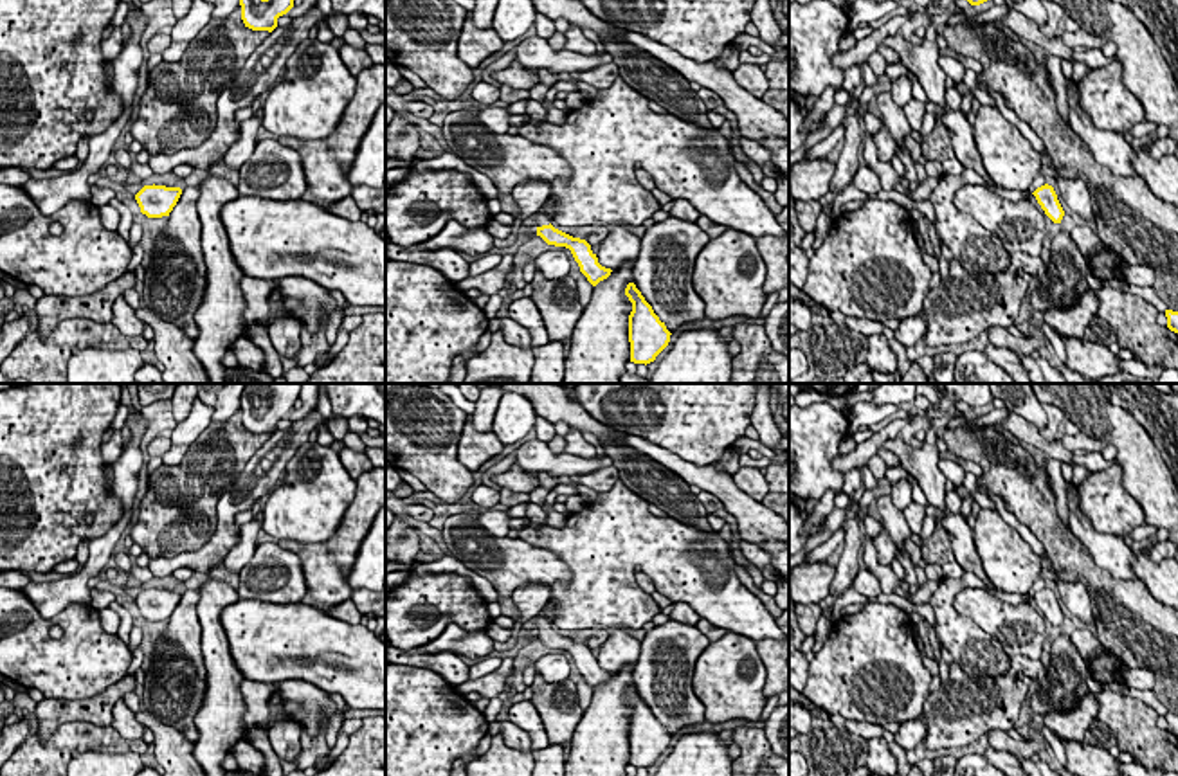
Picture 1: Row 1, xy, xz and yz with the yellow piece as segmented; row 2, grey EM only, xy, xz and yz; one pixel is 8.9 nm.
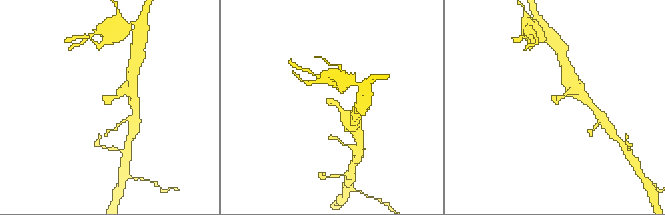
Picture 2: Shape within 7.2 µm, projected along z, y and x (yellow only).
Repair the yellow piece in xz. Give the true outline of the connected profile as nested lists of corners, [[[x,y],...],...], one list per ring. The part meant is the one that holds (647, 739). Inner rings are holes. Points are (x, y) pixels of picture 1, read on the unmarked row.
[[[634,686],[627,688],[625,699],[632,706],[629,718],[630,765],[647,769],[668,749],[672,736]]]

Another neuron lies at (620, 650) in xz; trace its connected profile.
[[[614,628],[609,639],[600,646],[598,666],[605,672],[634,670],[641,652],[641,641],[632,637],[625,628]]]

